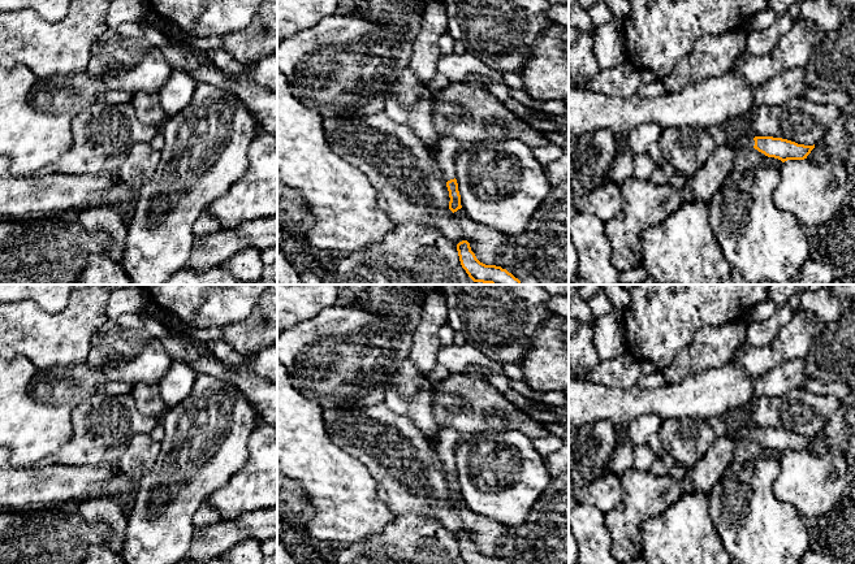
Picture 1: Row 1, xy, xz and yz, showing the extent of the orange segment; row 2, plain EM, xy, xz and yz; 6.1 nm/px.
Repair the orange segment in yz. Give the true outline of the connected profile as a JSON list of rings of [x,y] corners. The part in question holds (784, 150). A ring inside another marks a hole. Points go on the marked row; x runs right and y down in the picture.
[[[744,136],[742,139],[742,144],[746,147],[753,147],[765,156],[778,159],[782,162],[787,160],[804,160],[815,148],[815,144],[804,146],[787,139],[773,136]]]

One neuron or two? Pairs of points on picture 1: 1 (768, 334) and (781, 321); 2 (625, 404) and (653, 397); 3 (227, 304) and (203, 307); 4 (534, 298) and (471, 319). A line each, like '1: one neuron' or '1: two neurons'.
1: one neuron
2: one neuron
3: one neuron
4: one neuron

